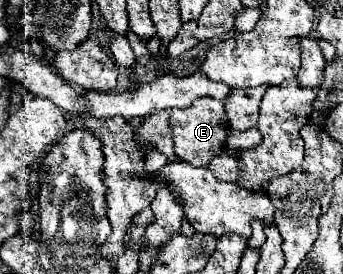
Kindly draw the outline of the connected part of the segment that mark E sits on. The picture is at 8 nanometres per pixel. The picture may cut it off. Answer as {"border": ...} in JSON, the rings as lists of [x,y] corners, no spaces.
{"border":[[[211,97],[195,99],[189,109],[173,109],[171,117],[169,117],[169,125],[173,131],[175,155],[179,155],[183,161],[187,161],[195,167],[207,167],[211,163],[211,159],[221,155],[225,149],[225,139],[229,133],[227,115],[225,115],[223,103],[219,103]]]}

